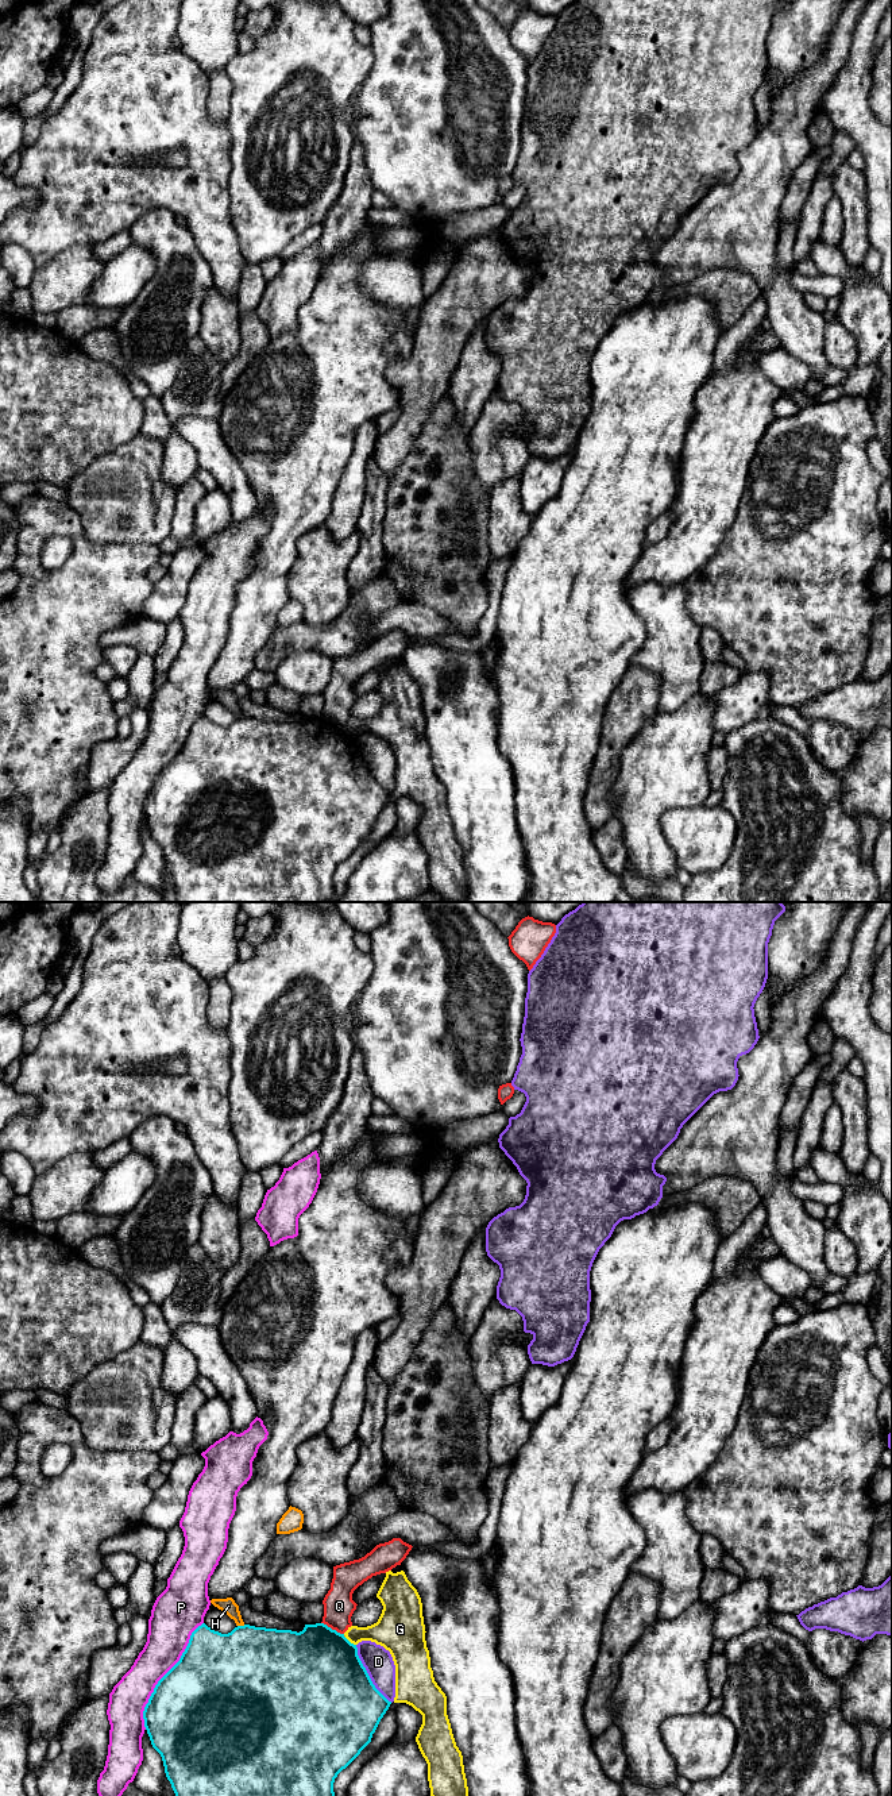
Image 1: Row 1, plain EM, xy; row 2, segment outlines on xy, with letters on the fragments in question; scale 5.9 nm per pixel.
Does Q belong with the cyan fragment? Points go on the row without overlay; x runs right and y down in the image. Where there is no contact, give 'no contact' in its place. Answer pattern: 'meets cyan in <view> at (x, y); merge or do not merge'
meets cyan in xy at (331, 721); do not merge

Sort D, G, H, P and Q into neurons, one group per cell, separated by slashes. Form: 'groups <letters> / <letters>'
groups D / G / H / P / Q

